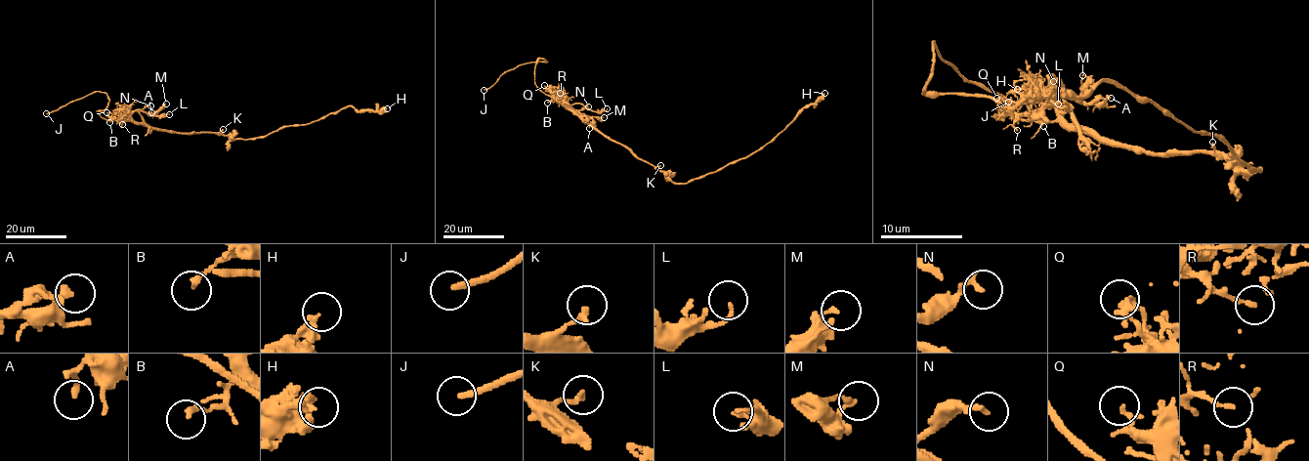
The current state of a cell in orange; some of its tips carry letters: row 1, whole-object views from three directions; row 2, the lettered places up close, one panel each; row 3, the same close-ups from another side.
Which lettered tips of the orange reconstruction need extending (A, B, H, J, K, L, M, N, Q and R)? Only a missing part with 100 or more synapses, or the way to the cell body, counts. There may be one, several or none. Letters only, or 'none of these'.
J

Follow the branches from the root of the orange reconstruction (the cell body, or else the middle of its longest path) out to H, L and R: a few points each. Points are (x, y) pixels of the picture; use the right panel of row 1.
H: (1176, 152), (1218, 152), (1259, 171), (1216, 136), (1194, 132), (1113, 83), (1098, 81), (1082, 95), (1017, 89)
L: (1176, 152), (1102, 144), (1077, 124), (1060, 95), (1045, 91), (1053, 104), (1066, 107), (1058, 104)
R: (1176, 152), (1139, 152), (1109, 144), (1086, 130), (1077, 130), (1053, 107), (1023, 113), (1015, 124), (1017, 130)

